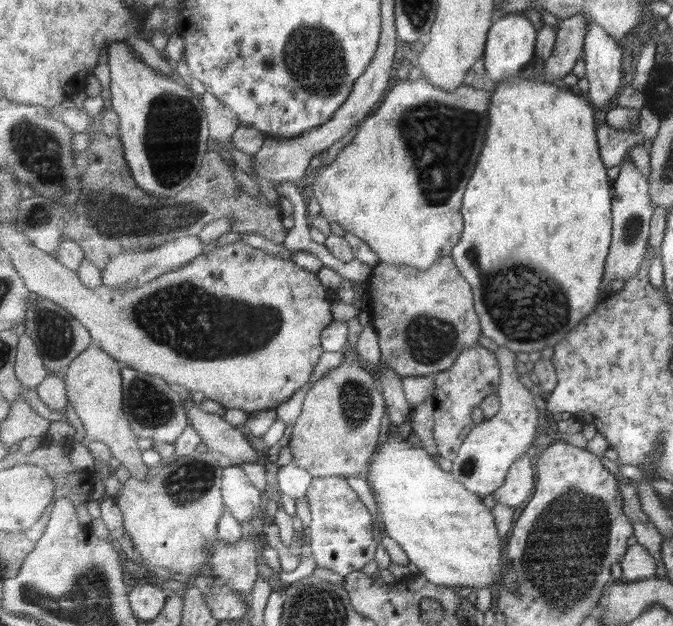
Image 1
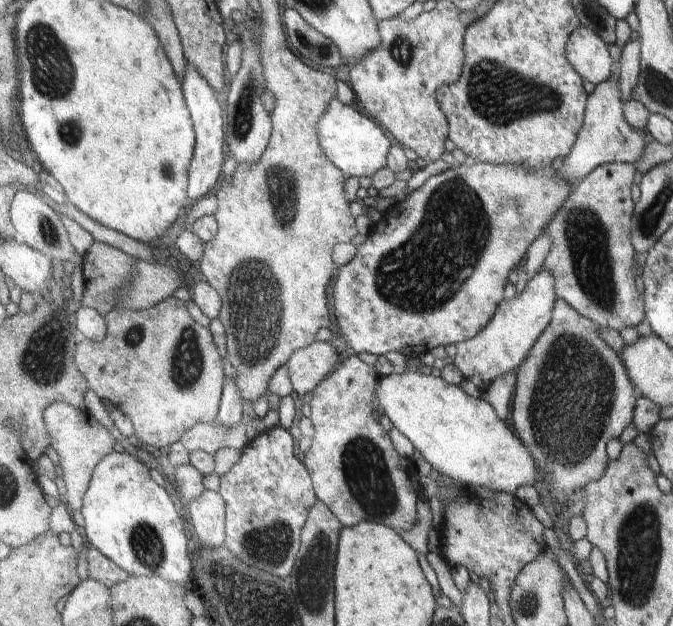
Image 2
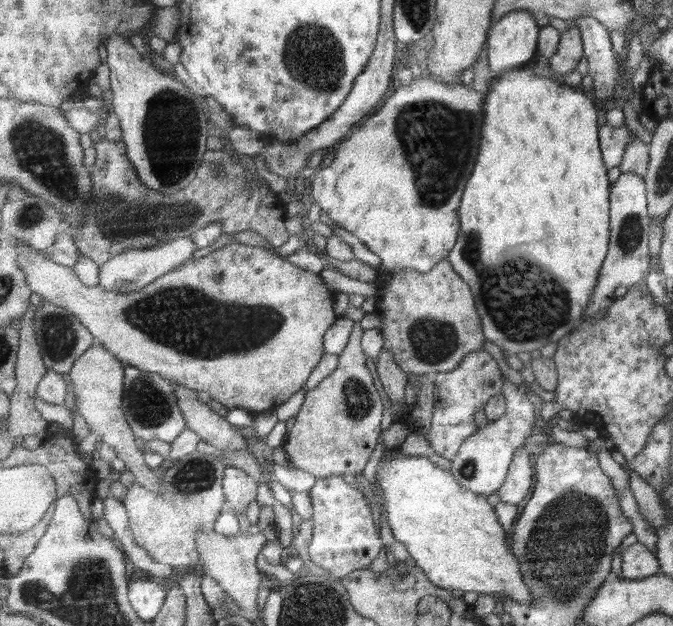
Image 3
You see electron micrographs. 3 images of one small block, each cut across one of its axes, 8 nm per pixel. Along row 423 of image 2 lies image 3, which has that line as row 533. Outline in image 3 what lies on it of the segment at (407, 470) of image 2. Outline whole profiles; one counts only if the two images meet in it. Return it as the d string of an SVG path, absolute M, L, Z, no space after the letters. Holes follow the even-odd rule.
M333 475L315 481L309 495L313 506L311 519L315 522L309 556L312 562L328 571L333 578L368 568L385 545L361 490L342 484L341 478Z

